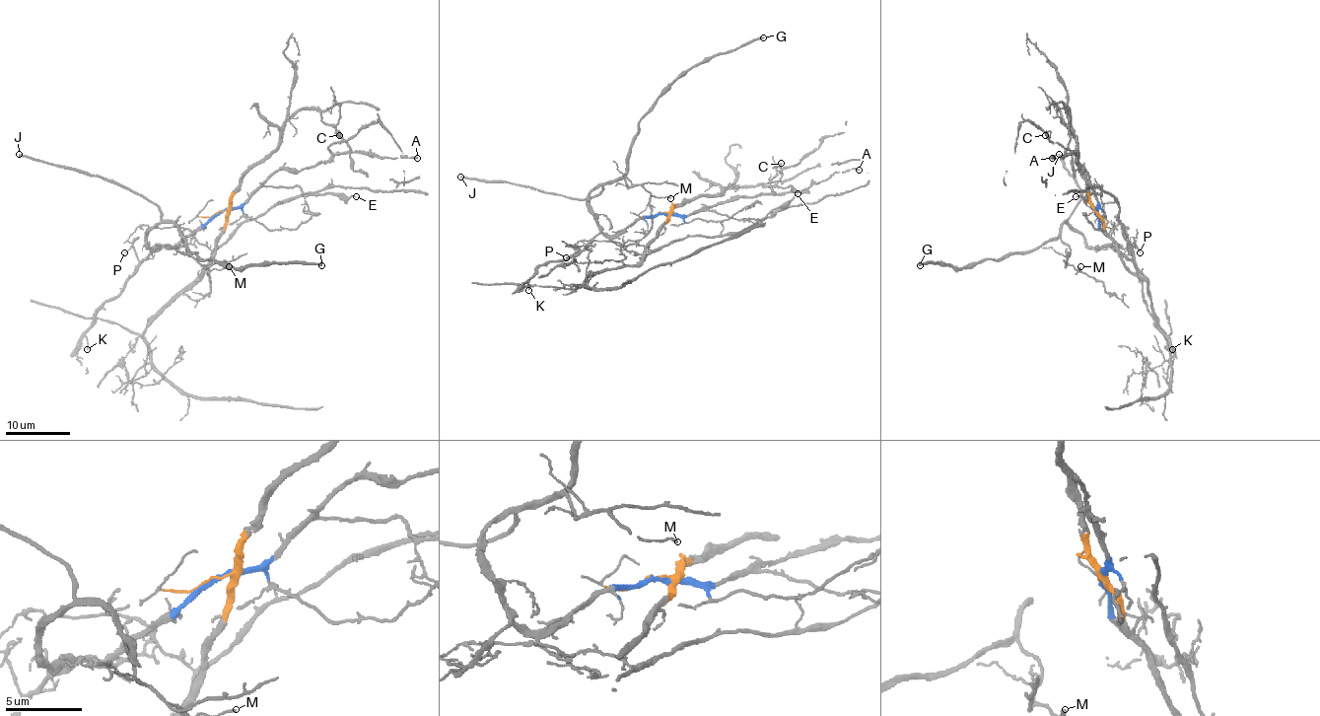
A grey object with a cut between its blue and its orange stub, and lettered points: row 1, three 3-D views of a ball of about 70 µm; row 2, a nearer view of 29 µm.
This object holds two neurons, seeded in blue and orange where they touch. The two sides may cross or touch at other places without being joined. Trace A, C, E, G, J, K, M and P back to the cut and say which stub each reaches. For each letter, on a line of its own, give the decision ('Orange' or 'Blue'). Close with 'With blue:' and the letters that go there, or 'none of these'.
A: Blue
C: Blue
E: Blue
G: Blue
J: Blue
K: Blue
M: Blue
P: Blue
With blue: A, C, E, G, J, K, M, P

